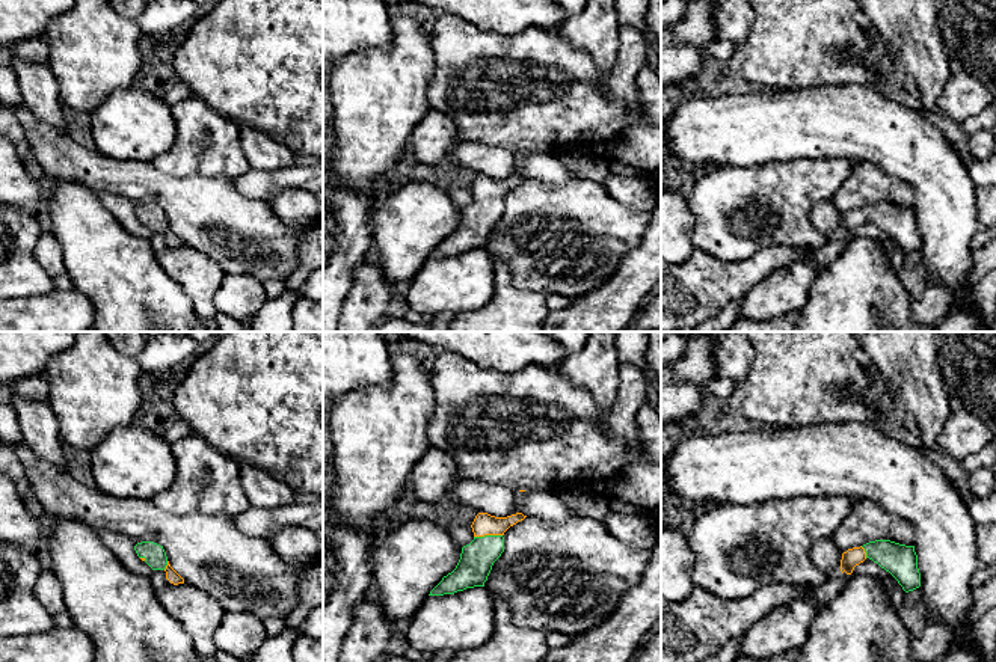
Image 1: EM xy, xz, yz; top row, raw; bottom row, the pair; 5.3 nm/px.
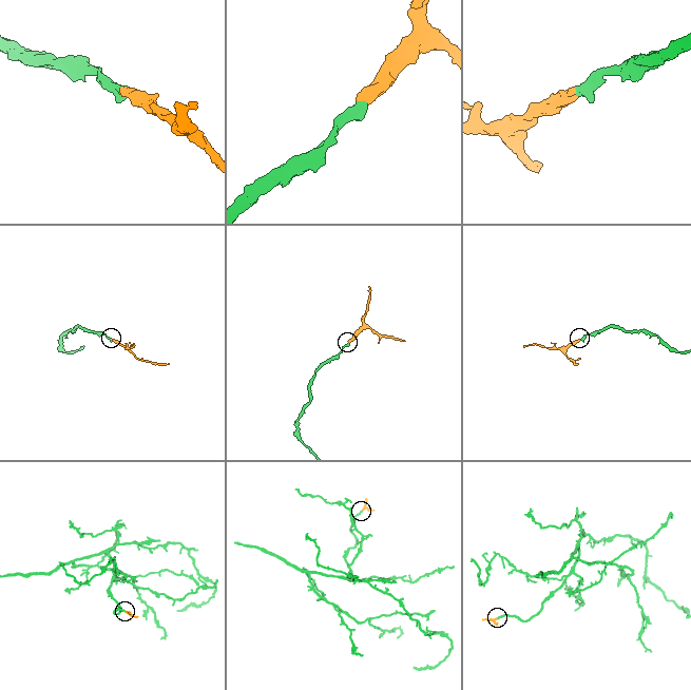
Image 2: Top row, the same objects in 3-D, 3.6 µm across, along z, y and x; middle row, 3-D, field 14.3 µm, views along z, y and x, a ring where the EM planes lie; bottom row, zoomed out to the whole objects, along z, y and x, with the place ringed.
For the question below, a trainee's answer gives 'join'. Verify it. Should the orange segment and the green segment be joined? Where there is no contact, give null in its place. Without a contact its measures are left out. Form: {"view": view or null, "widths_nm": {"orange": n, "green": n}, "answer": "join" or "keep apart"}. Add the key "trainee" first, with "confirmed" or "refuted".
{"trainee": "confirmed", "view": "xz", "widths_nm": {"orange": 120, "green": 180}, "answer": "join"}

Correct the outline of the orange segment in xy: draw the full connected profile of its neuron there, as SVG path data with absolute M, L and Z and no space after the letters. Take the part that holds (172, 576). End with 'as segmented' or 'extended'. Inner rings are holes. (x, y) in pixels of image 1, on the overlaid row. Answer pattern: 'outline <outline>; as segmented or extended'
outline M142 541L134 546L134 550L152 570L164 570L166 579L171 584L184 584L184 579L171 567L163 546L152 541Z; extended

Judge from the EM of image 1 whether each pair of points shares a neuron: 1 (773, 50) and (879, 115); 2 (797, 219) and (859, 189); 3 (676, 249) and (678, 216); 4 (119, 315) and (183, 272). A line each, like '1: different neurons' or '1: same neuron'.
1: different neurons
2: different neurons
3: same neuron
4: different neurons

